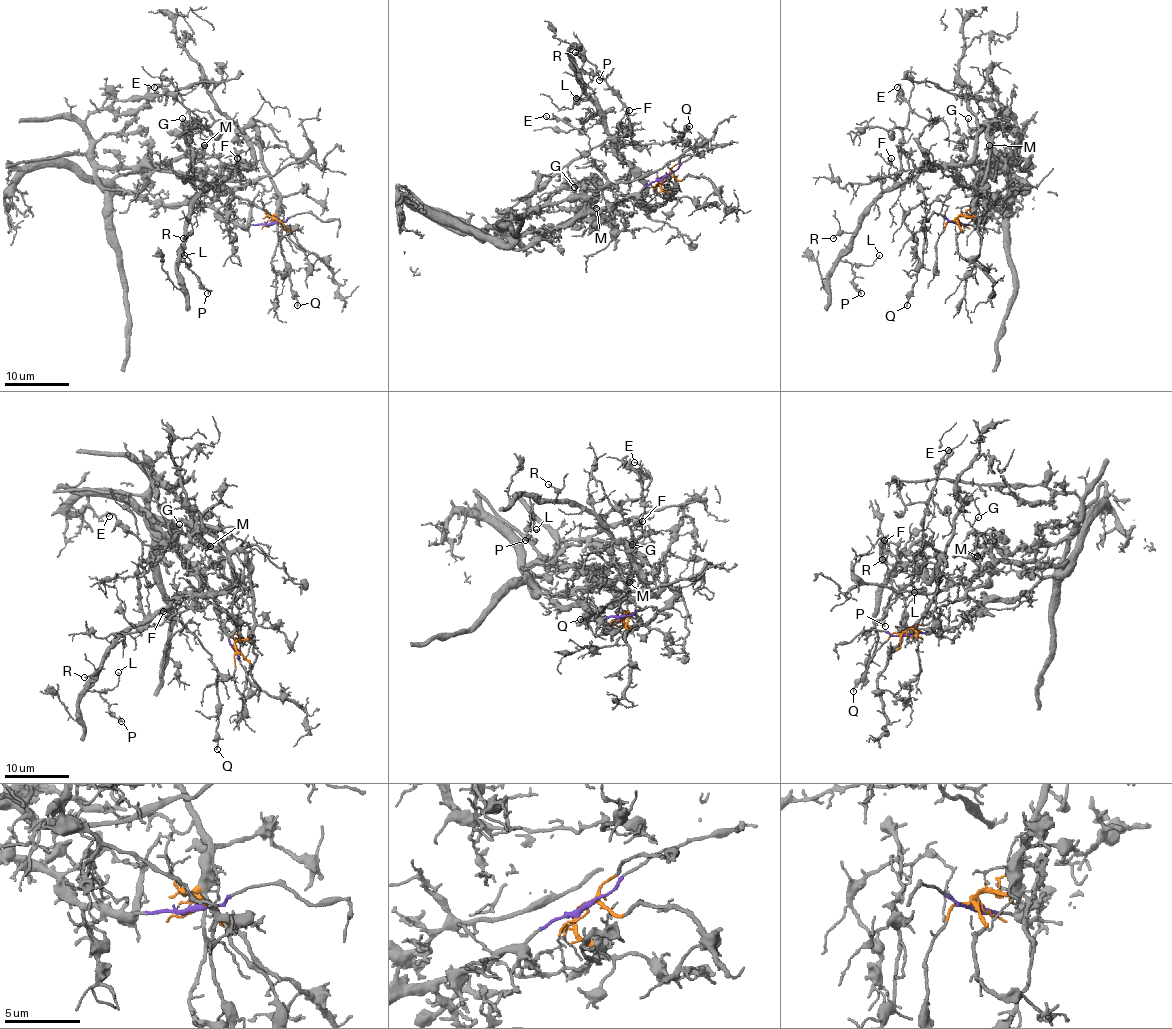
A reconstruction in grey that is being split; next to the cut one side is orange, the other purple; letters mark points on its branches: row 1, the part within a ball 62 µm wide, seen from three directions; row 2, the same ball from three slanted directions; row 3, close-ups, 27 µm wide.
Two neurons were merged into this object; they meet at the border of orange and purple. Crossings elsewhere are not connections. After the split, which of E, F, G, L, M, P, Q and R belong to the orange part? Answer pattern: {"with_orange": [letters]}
{"with_orange": ["E", "F", "L", "P", "Q", "R"]}

